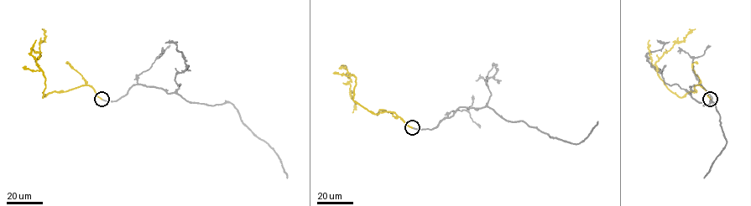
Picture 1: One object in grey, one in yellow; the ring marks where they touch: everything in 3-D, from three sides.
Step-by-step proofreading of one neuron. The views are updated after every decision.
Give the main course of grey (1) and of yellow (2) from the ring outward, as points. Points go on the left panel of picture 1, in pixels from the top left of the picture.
1: (101, 99), (117, 101), (140, 84), (178, 94), (188, 101), (232, 103), (241, 120), (279, 157), (287, 178)
2: (101, 99), (88, 85), (43, 97), (45, 79), (35, 61), (45, 37), (42, 29)

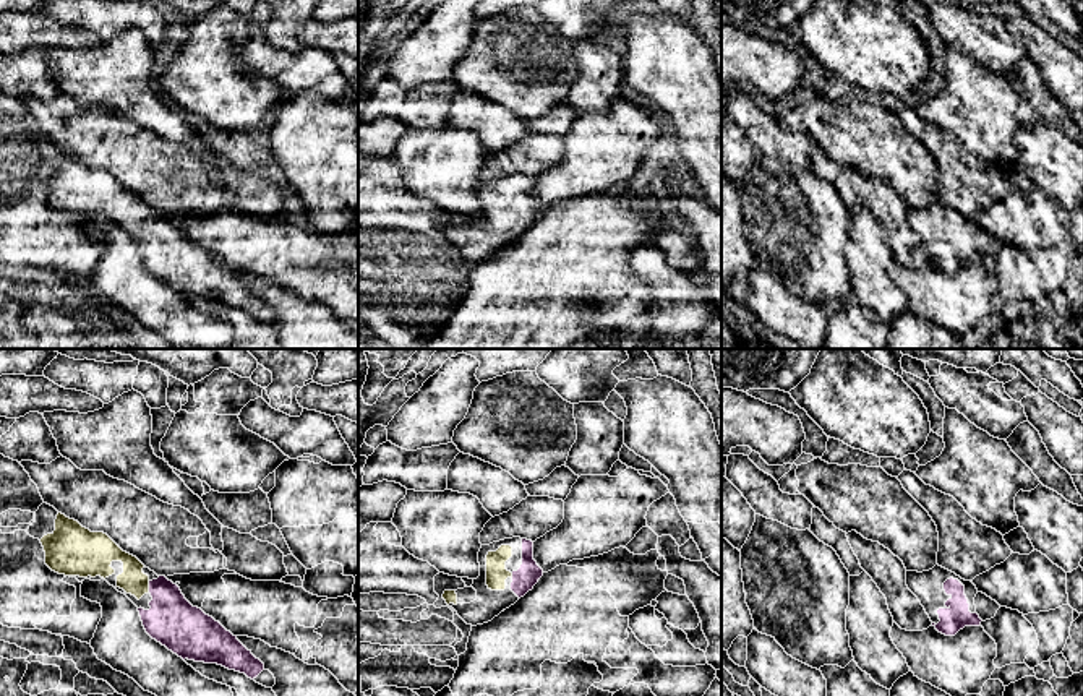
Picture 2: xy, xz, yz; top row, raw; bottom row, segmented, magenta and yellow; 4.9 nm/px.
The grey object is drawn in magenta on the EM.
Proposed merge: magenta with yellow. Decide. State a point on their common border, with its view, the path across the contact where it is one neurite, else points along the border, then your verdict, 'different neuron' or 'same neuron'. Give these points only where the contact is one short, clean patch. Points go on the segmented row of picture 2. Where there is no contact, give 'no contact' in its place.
xy (149, 586) | across xy (172, 620), (169, 605), (149, 586), (133, 581) | same neuron

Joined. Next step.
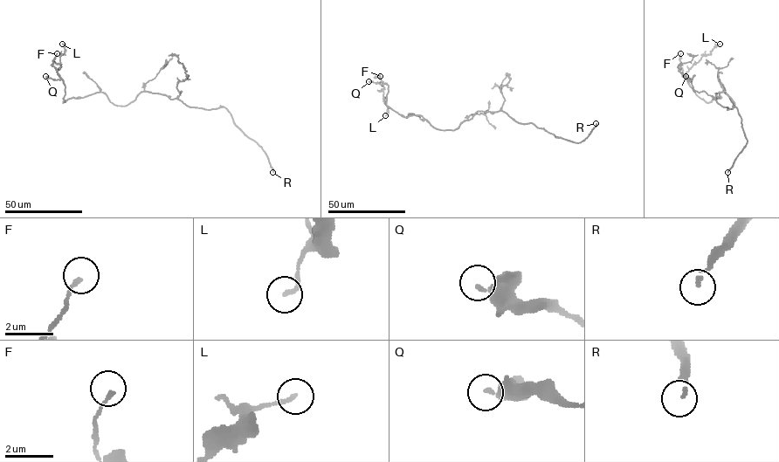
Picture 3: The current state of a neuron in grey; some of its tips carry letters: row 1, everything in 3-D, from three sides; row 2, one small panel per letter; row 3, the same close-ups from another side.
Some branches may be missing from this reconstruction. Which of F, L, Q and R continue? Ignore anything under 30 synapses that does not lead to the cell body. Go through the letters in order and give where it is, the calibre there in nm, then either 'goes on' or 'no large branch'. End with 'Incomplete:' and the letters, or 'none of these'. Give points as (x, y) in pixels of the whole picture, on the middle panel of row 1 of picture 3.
F: place (380, 76); calibre 150 nm; no large branch
L: place (385, 115); calibre 170 nm; no large branch
Q: place (368, 81); calibre 240 nm; no large branch
R: place (596, 123); calibre 120 nm; goes on
Incomplete: R

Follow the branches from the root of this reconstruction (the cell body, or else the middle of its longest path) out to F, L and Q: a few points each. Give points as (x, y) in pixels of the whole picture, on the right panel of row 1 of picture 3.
F: (727, 93), (734, 106), (724, 93), (720, 93), (721, 98), (709, 102), (700, 99), (683, 74), (680, 53)
L: (727, 93), (734, 106), (724, 93), (720, 93), (721, 98), (706, 102), (690, 86), (685, 74), (720, 44)
Q: (727, 93), (734, 106), (724, 93), (720, 93), (721, 98), (706, 102), (690, 86), (685, 76)

